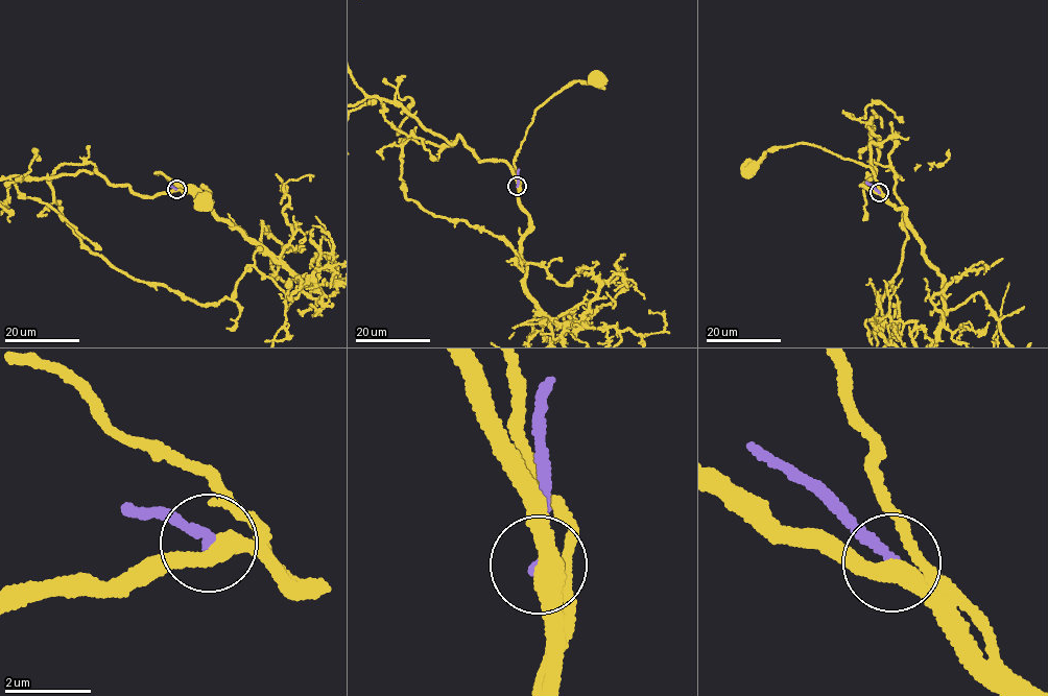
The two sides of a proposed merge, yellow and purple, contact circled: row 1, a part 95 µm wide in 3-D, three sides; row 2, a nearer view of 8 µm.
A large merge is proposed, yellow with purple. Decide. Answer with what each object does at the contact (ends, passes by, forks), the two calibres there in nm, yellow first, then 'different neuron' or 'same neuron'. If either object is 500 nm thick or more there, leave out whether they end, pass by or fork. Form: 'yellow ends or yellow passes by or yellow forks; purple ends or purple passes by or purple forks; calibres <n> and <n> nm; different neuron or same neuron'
yellow passes by; purple ends; calibres 420 and 240 nm; different neuron

